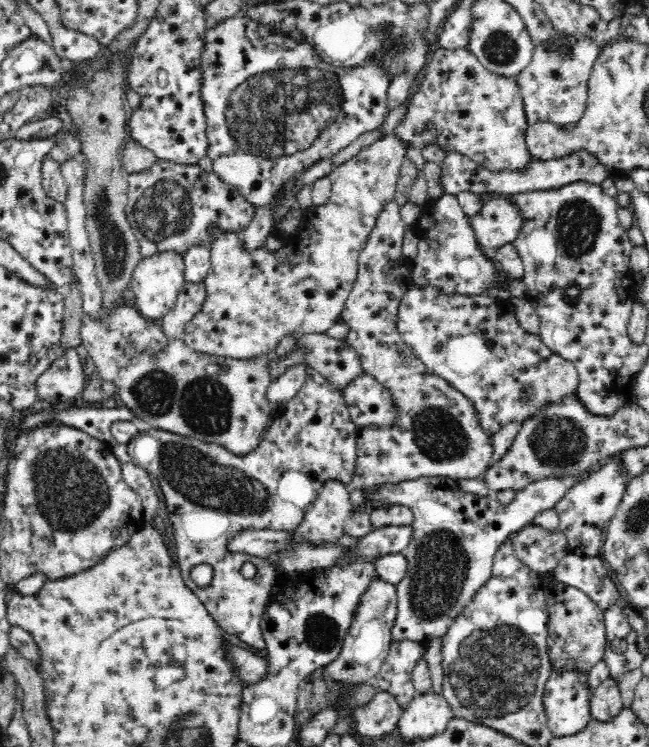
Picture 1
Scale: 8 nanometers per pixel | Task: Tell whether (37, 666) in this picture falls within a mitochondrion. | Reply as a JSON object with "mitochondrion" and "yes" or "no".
{"mitochondrion":"no"}

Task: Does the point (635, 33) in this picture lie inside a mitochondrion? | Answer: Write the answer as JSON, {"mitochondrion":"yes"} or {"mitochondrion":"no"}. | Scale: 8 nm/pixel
{"mitochondrion":"no"}

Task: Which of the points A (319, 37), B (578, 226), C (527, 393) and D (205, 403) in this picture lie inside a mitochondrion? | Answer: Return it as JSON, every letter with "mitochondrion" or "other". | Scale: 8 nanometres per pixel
{"A":"other","B":"mitochondrion","C":"mitochondrion","D":"mitochondrion"}

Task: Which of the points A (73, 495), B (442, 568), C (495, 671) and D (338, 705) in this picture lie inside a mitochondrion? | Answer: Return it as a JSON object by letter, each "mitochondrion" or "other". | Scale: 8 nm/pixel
{"A":"mitochondrion","B":"mitochondrion","C":"mitochondrion","D":"other"}

